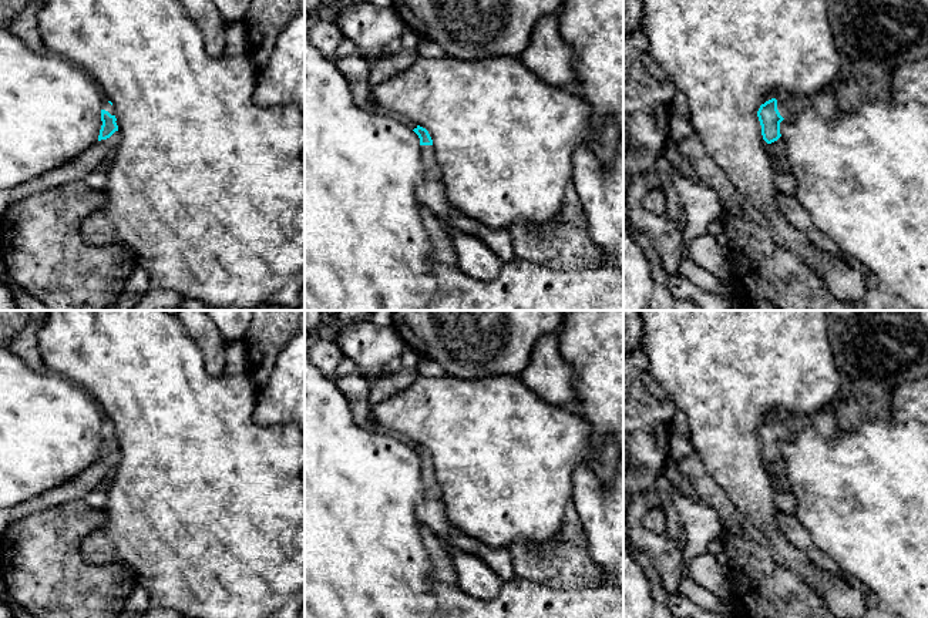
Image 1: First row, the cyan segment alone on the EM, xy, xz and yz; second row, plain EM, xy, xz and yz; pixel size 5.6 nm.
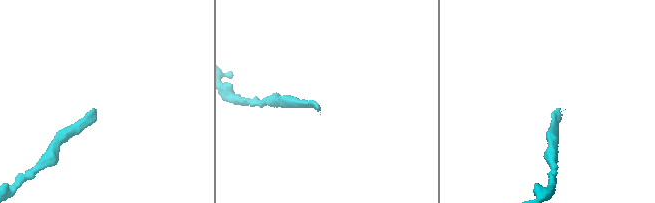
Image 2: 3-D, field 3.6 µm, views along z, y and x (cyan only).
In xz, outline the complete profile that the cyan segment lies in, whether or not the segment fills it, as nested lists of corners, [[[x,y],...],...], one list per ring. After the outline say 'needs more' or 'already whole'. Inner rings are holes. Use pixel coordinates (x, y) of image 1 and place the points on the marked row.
[[[417,125],[413,131],[420,138],[420,158],[424,174],[424,181],[418,185],[416,192],[417,201],[421,206],[426,206],[436,214],[444,231],[453,234],[453,228],[447,224],[453,205],[445,197],[445,187],[436,161],[433,140],[428,131],[420,125]]] | needs more

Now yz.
[[[833,87],[820,91],[813,98],[803,95],[771,98],[761,104],[757,111],[763,140],[767,144],[777,141],[781,137],[780,122],[793,117],[797,108],[806,107],[813,107],[823,118],[834,118],[840,111]]] | needs more

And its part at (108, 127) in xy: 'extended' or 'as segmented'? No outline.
extended

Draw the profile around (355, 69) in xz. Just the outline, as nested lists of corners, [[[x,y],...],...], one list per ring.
[[[359,53],[354,56],[337,57],[334,66],[347,80],[353,103],[366,111],[379,111],[379,105],[370,97],[370,58]]]

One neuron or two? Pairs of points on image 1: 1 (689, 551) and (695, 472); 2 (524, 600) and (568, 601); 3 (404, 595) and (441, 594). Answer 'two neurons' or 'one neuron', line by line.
1: two neurons
2: one neuron
3: two neurons

